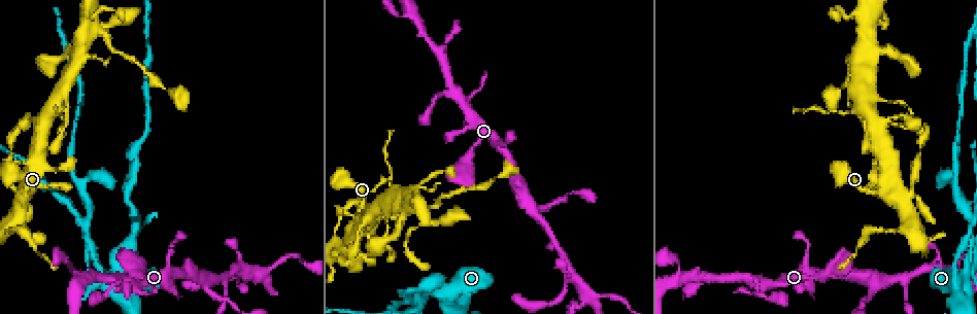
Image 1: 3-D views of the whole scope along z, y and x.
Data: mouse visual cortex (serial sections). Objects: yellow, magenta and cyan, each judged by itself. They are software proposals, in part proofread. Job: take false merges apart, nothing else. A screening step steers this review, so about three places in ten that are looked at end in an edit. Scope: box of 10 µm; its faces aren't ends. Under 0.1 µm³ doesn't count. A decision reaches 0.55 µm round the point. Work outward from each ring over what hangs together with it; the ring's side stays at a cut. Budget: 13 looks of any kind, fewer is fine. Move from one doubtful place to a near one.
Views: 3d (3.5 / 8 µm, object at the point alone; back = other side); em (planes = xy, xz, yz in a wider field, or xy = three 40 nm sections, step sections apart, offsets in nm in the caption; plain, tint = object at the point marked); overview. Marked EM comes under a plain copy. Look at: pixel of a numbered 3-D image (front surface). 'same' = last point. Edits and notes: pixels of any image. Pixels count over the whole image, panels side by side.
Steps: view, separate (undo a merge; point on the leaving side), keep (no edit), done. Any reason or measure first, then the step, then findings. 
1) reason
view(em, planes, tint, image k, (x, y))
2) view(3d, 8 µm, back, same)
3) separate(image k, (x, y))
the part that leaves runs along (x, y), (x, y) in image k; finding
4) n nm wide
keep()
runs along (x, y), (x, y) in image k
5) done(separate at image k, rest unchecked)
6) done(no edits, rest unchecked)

calibre changes
view(3d, 3.5 µm, image 1, (958, 275))

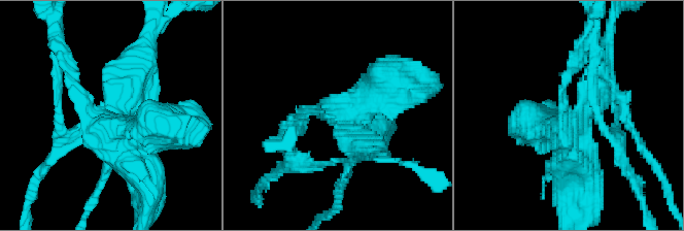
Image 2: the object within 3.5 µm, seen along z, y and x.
view(em, xy, step 5, tint, image 2, (566, 114))

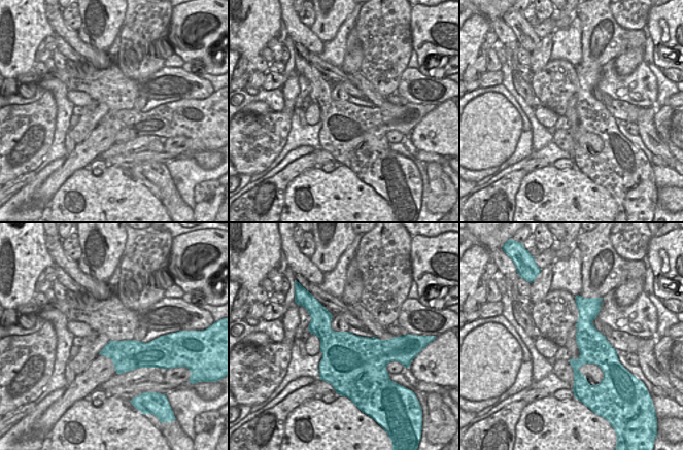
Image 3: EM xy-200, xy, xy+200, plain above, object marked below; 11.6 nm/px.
separate(image 2, (347, 163))
border along (577, 331), (582, 331), (610, 344) in image 3; a second cell is stuck on

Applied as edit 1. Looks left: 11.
side arm on a straight run
view(3d, 3.5 µm, image 1, (874, 280))

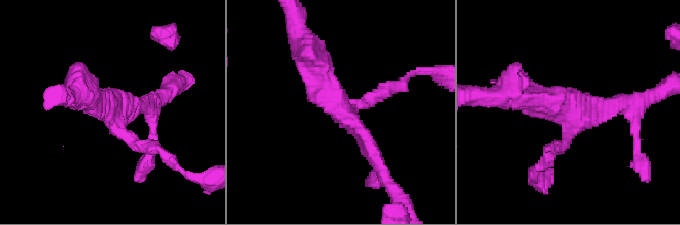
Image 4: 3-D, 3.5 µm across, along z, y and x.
view(em, planes, tint, image 4, (110, 110))

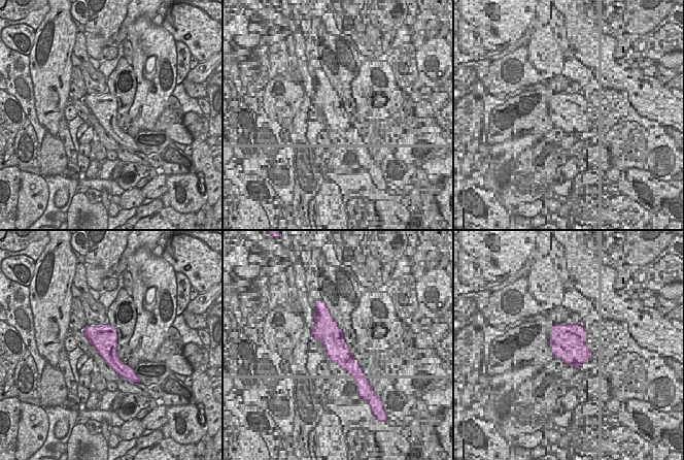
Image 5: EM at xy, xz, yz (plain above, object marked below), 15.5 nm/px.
keep()
runs along (313, 56), (379, 166) in image 4; one cell here

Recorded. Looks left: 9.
arms part here
view(3d, 3.5 µm, image 1, (239, 268))

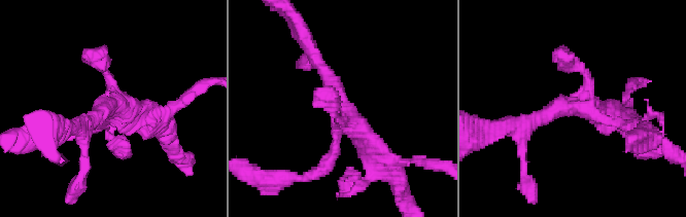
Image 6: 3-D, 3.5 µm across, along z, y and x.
view(em, xy, step 3, tint, image 6, (112, 105))

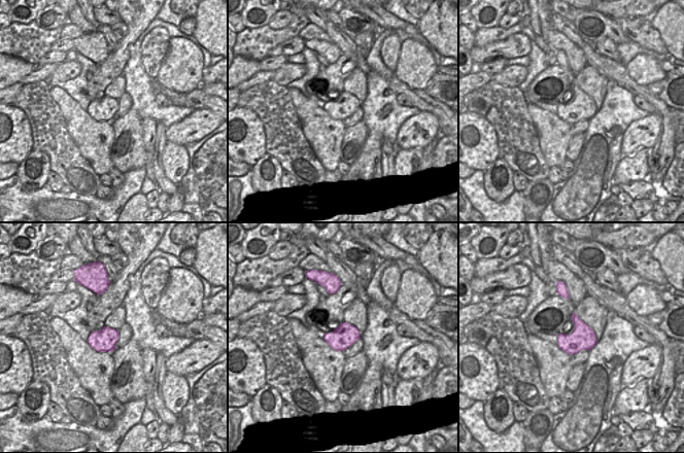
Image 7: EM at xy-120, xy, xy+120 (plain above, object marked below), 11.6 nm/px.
280 nm wide
keep()
runs along (313, 57), (339, 107), (383, 157) in image 6; continuous, no second cell

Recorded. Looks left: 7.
calibre changes
view(3d, 3.5 µm, image 1, (866, 104))

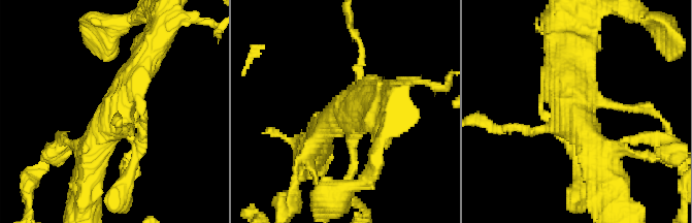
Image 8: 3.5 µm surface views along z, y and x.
view(em, xy, step 3, tint, image 8, (573, 111))

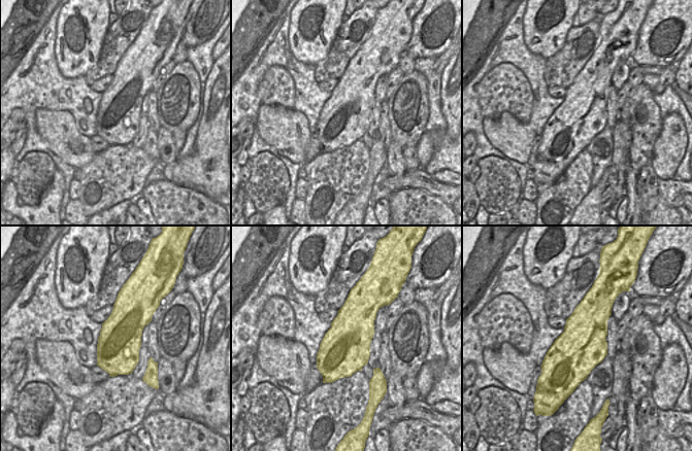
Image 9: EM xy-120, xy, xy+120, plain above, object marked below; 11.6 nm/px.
keep()
runs along (90, 169), (146, 53) in image 8; all the same cell

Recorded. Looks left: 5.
calibre changes
view(3d, 3.5 µm, image 1, (869, 28))

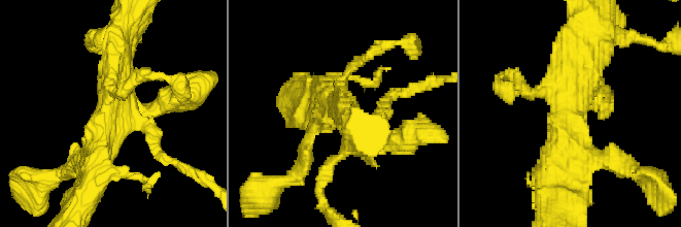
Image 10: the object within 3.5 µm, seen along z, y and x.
now the EM
view(em, xy, step 5, tint, image 10, (577, 118))

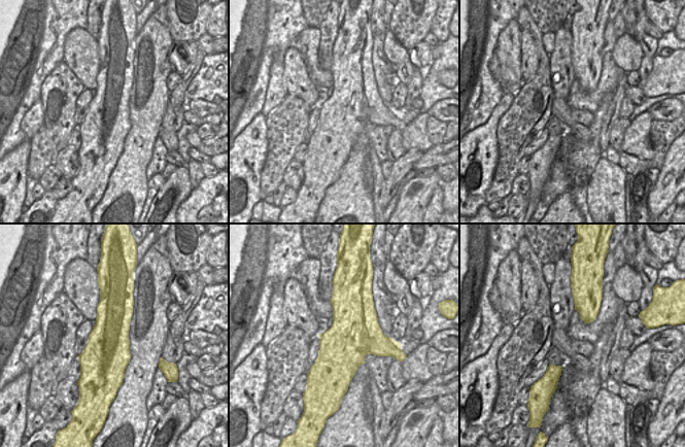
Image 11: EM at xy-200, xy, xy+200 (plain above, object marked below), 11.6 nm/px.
another direction
view(em, planes, tint, same)

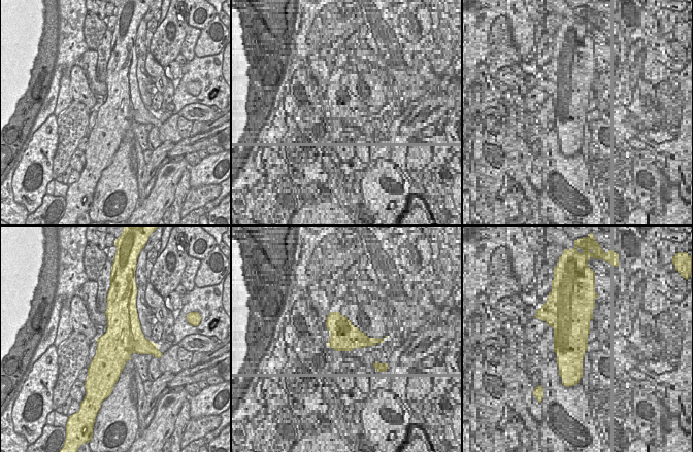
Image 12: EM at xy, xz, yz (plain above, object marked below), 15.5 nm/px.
keep()
runs along (92, 175), (117, 116), (121, 49) in image 10; all the same cell

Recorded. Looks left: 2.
done(separate at image 2, rest unchecked)

